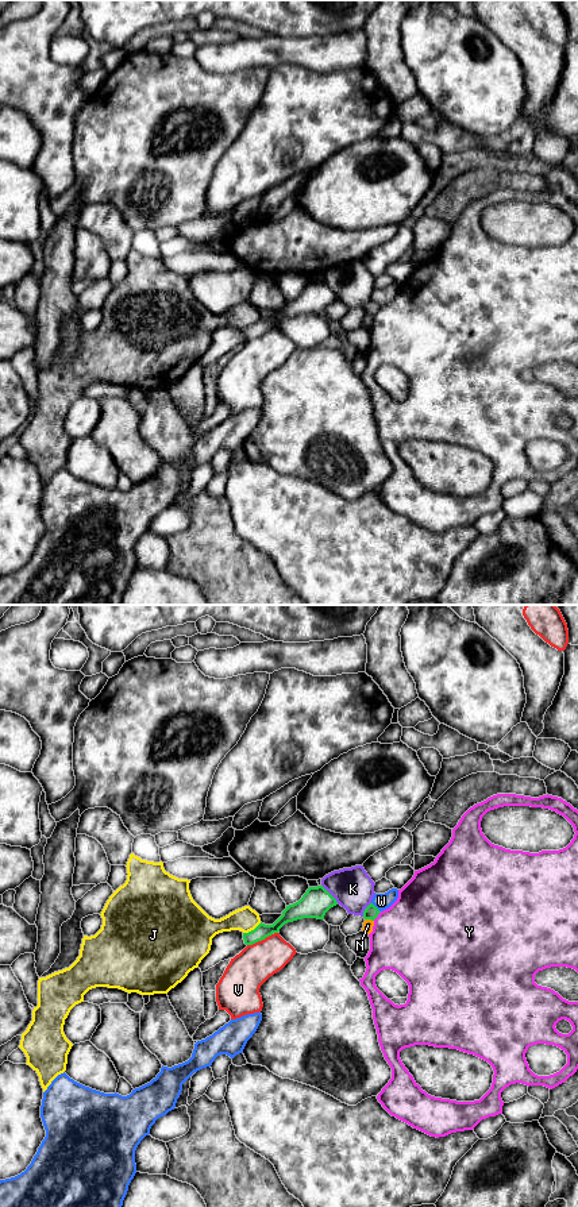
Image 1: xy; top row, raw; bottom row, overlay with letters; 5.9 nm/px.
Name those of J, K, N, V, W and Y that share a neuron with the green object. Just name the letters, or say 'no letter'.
no letter

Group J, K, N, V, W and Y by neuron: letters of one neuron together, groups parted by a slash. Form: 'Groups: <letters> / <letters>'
Groups: J / K / N / V / W / Y

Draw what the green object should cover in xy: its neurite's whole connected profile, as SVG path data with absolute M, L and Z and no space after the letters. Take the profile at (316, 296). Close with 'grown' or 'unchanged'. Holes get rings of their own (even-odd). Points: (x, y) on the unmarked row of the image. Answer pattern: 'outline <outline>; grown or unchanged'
outline M323 281L309 282L298 297L286 301L282 311L273 320L261 317L254 325L243 328L244 339L253 340L262 336L273 328L278 328L288 317L303 313L324 315L325 308L336 300L336 294Z; unchanged

